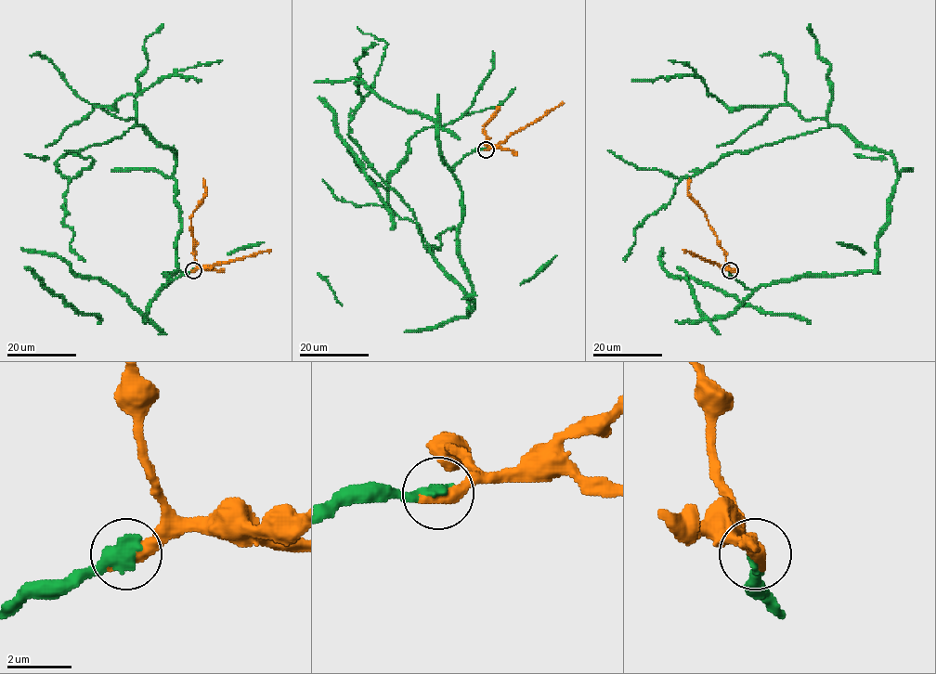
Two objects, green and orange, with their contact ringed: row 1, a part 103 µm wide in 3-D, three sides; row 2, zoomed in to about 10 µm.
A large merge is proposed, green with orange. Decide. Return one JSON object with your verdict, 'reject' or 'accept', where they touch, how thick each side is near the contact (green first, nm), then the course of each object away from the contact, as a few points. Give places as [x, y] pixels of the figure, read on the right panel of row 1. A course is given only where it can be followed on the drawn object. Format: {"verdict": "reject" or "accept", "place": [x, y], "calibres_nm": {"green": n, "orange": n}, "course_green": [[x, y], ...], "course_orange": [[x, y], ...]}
{"verdict": "accept", "place": [730, 270], "calibres_nm": {"green": 480, "orange": 550}, "course_green": [[730, 270], [753, 290], [875, 272], [896, 161], [831, 125], [726, 153], [676, 186], [635, 229], [624, 261]], "course_orange": [[730, 270], [726, 252], [719, 244], [707, 215], [690, 196], [689, 178]]}

